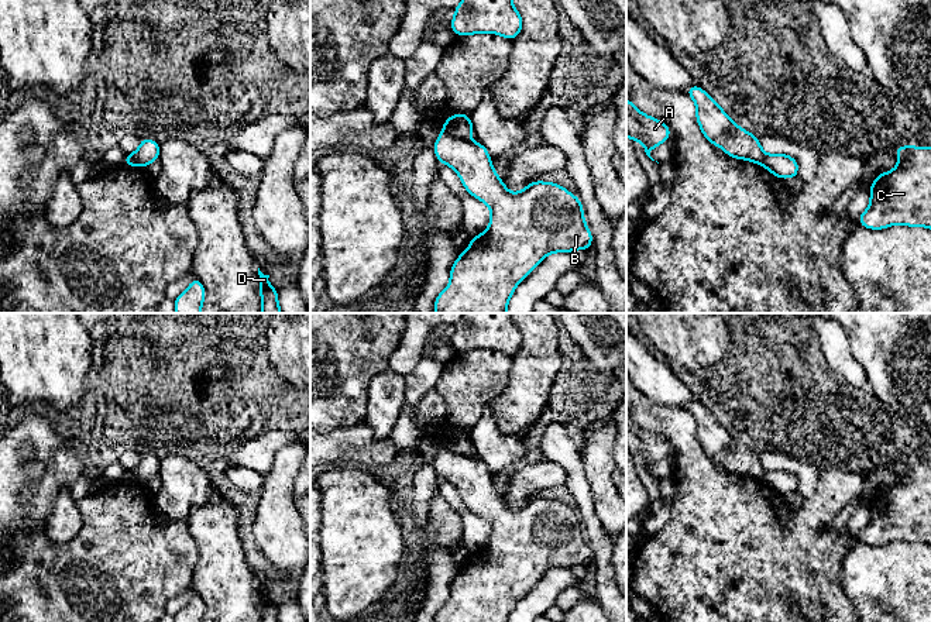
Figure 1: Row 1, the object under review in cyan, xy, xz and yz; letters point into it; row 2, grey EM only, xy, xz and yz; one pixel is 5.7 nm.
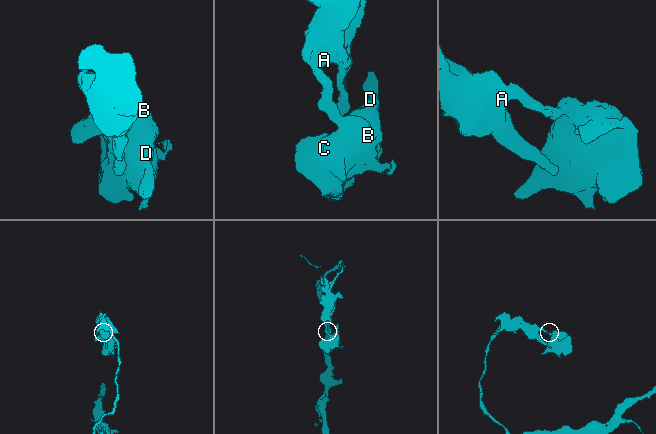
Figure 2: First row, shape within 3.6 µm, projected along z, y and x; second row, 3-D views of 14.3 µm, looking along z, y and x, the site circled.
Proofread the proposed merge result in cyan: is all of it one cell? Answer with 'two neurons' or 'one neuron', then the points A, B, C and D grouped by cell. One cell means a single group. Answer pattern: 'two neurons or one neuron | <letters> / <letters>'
two neurons | A / B C D

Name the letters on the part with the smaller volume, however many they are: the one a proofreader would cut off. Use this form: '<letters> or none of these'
B, C, D

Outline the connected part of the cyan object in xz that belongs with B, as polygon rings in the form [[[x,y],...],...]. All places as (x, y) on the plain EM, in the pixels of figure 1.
[[[442,447],[434,457],[434,470],[439,480],[453,484],[466,506],[491,525],[489,543],[481,551],[473,551],[468,564],[457,573],[450,585],[450,599],[434,615],[434,622],[508,622],[519,598],[522,598],[542,575],[552,568],[571,568],[592,563],[592,550],[584,539],[584,526],[580,515],[553,498],[533,496],[519,509],[511,509],[495,489],[488,465],[480,458],[461,456]]]

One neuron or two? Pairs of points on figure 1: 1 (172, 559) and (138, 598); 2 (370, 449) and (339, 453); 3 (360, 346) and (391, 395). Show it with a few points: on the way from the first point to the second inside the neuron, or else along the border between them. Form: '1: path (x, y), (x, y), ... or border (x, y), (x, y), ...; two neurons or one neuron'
1: path (162, 569), (143, 588); one neuron
2: path (363, 449), (346, 449); one neuron
3: border (388, 368), (382, 370), (370, 382), (366, 406); two neurons

